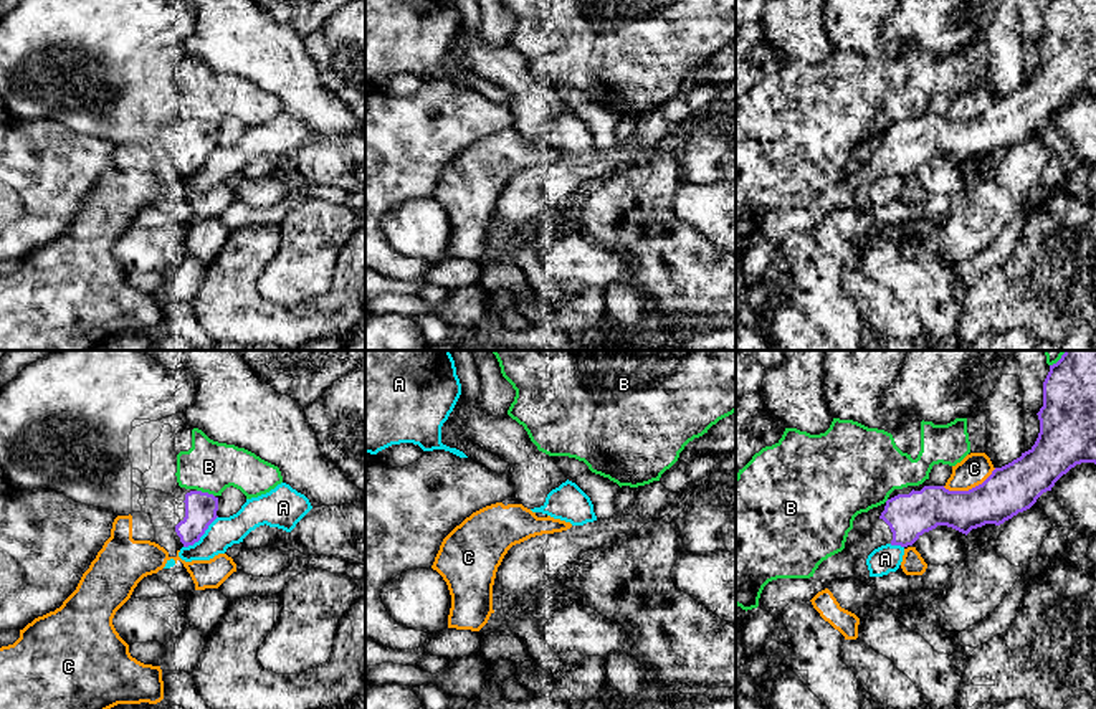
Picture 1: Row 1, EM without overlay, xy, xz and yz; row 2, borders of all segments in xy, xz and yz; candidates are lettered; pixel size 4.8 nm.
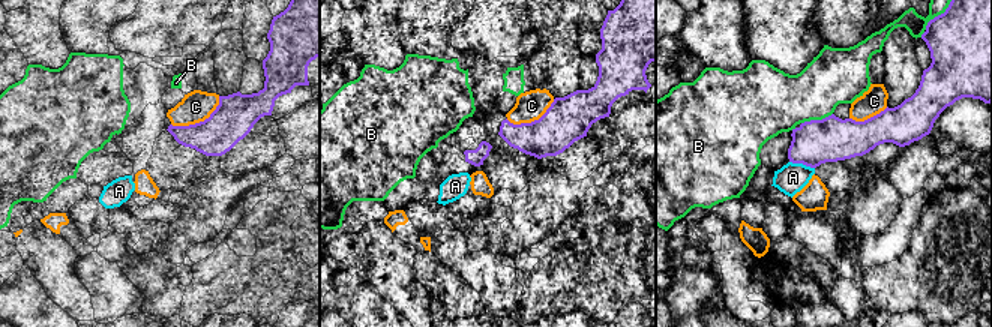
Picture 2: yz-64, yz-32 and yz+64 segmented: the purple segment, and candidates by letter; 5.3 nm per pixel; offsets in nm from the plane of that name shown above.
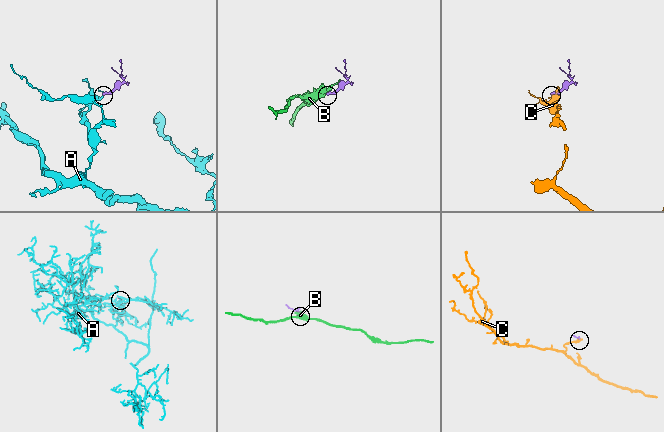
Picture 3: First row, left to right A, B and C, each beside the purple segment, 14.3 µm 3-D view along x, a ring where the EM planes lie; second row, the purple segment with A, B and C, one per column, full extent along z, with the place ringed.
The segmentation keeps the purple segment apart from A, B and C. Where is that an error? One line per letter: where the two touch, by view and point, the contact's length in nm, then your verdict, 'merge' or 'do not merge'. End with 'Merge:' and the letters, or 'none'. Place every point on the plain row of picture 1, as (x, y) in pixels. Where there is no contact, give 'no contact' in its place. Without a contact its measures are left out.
A: meets purple in xy at (202, 164); contact 220 nm long; do not merge
B: meets purple in xy at (205, 123); contact 90 nm long; do not merge
C: meets purple in yz at (969, 119); contact 280 nm long; do not merge
Merge: none

